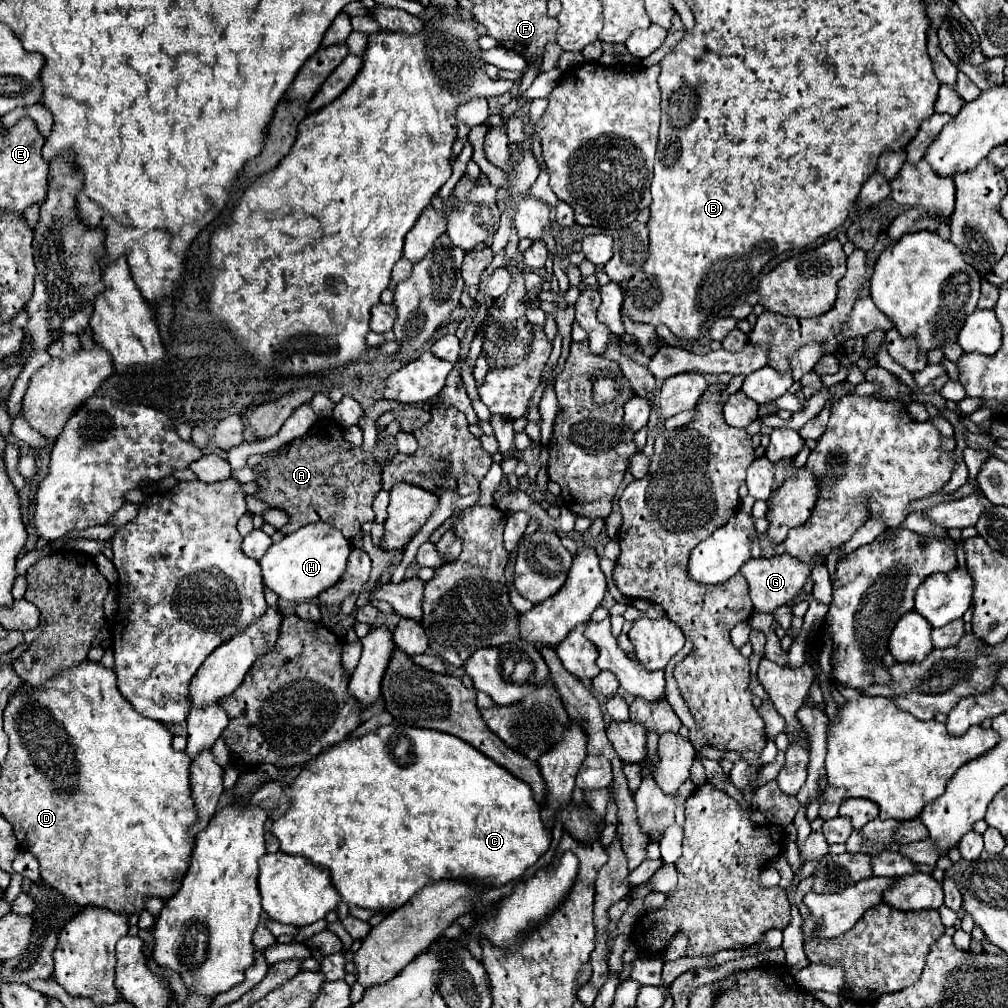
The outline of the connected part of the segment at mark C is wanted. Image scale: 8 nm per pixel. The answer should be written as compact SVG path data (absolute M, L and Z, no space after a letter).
M401 724L381 726L375 732L369 732L361 738L343 740L335 744L335 748L325 750L321 756L309 762L309 766L291 782L289 786L291 806L285 816L273 822L271 832L281 844L281 852L293 856L305 856L313 864L325 866L331 870L331 880L347 904L355 904L367 910L395 910L401 908L411 896L415 896L421 888L437 882L437 880L465 880L471 886L479 886L481 890L487 888L501 888L513 880L519 880L527 868L531 868L539 856L543 856L551 844L551 830L541 820L541 808L533 798L529 784L515 778L505 768L497 766L491 758L477 752L471 744L463 742L457 736L427 730L427 728L411 728Z

